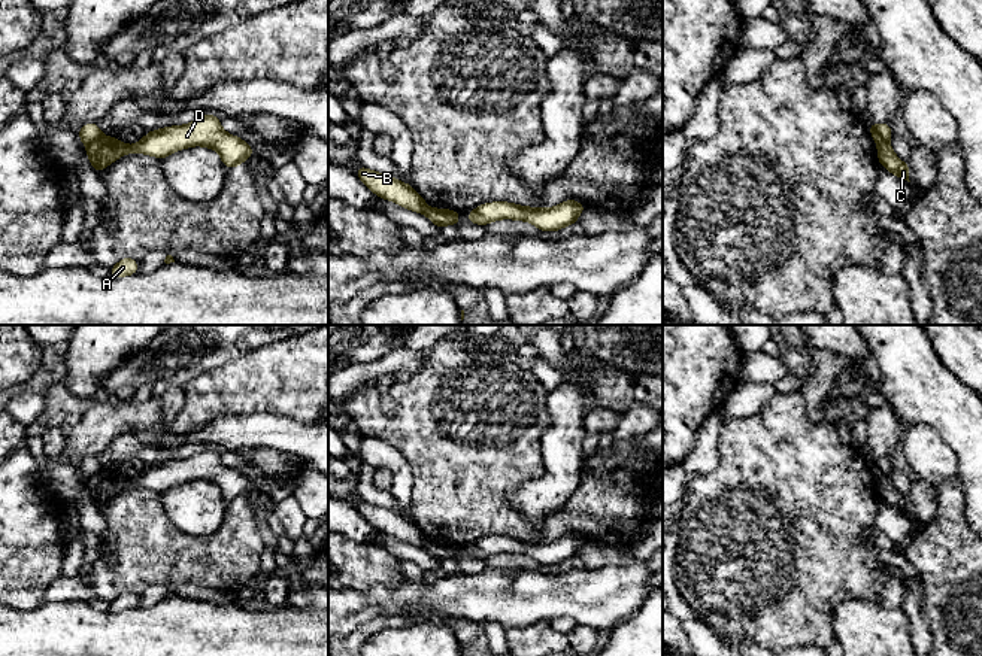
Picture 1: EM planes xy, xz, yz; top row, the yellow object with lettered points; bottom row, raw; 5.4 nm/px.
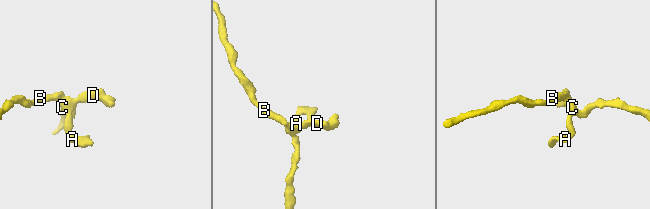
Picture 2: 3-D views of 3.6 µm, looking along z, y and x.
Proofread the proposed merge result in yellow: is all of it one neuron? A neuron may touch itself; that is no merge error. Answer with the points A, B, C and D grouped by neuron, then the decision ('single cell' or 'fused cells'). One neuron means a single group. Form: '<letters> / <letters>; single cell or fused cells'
A C D / B; fused cells

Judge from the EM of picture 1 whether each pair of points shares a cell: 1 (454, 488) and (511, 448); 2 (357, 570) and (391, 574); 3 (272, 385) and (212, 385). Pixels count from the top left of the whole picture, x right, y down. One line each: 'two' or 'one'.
1: one
2: one
3: one

